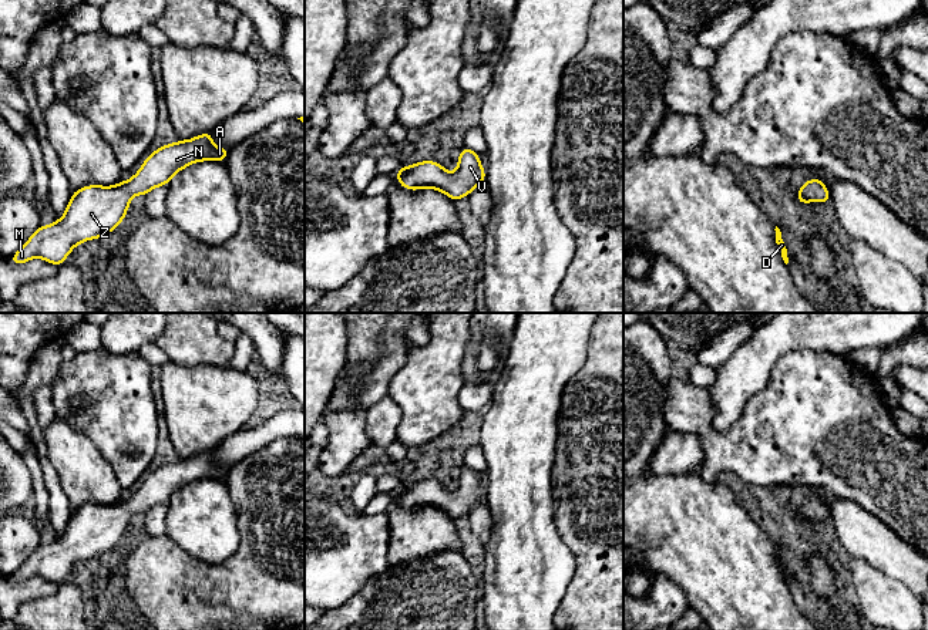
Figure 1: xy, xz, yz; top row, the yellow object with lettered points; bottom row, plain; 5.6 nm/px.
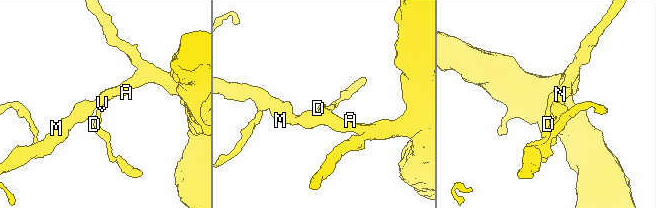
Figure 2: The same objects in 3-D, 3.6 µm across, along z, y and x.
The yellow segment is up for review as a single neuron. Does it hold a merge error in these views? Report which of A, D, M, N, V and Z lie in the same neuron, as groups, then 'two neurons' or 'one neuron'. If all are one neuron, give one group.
A D M N V Z | one neuron

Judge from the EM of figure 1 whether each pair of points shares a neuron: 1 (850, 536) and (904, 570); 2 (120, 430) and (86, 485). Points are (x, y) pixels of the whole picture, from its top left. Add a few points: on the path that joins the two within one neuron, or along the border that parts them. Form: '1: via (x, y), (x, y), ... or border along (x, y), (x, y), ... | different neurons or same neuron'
1: via (863, 536), (876, 542), (891, 558) | same neuron
2: border along (80, 433), (98, 450), (121, 485) | different neurons

